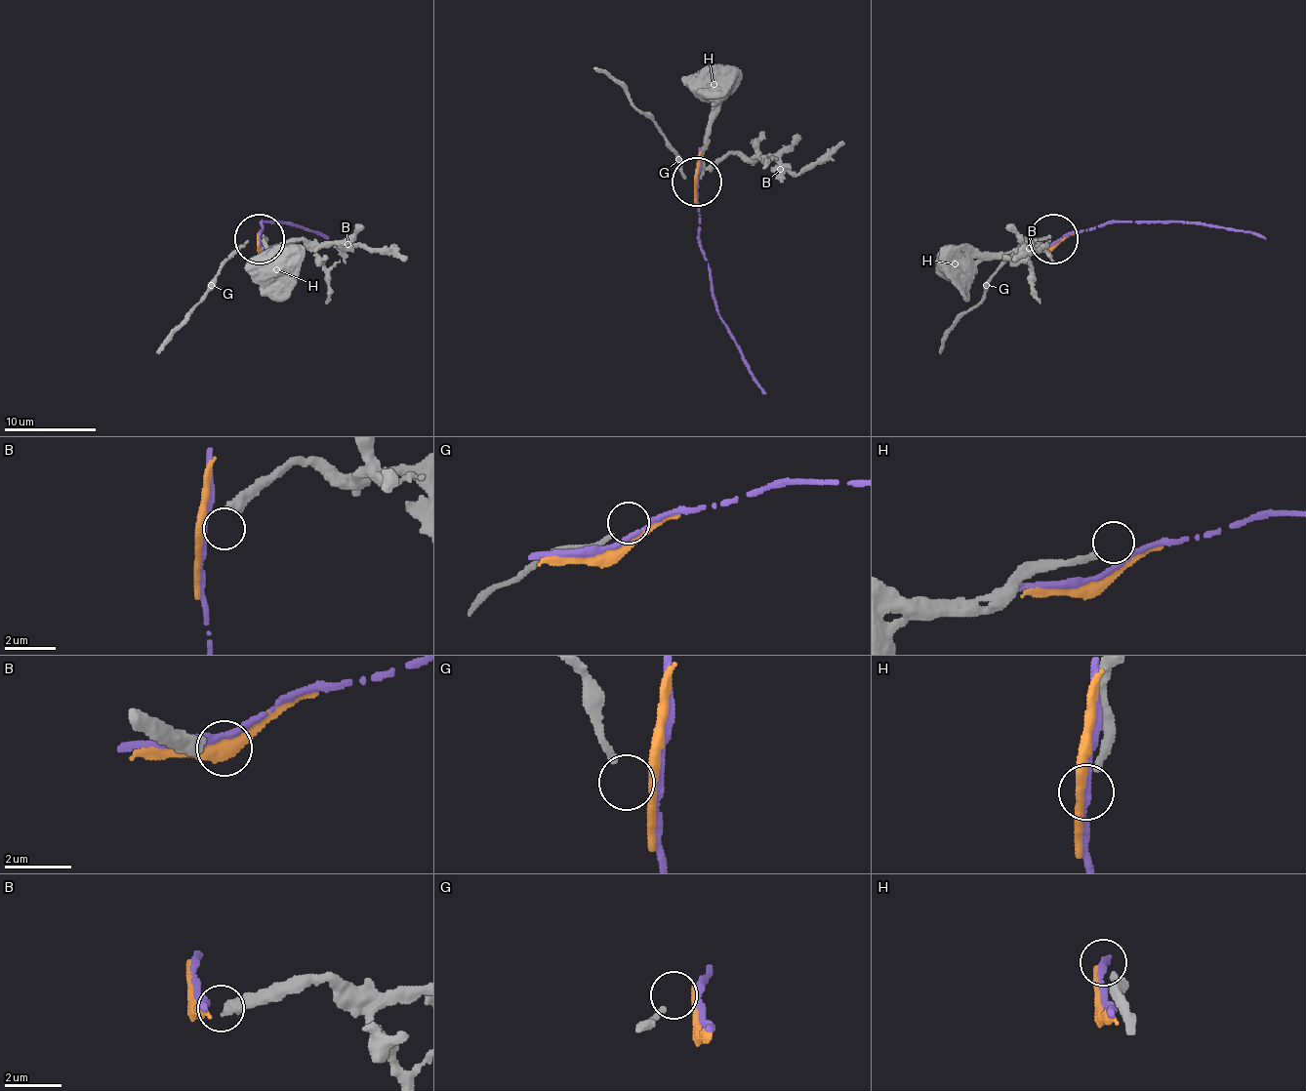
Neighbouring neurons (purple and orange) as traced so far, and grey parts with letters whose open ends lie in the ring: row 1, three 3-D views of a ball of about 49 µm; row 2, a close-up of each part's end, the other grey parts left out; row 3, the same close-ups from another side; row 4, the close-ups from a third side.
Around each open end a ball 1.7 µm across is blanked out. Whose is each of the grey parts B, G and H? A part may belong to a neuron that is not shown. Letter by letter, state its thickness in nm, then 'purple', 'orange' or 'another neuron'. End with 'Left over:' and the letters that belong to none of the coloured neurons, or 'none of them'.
B: calibre 440 nm; another neuron
G: calibre 200 nm; another neuron
H: calibre 280 nm; another neuron
Left over: B, G, H

